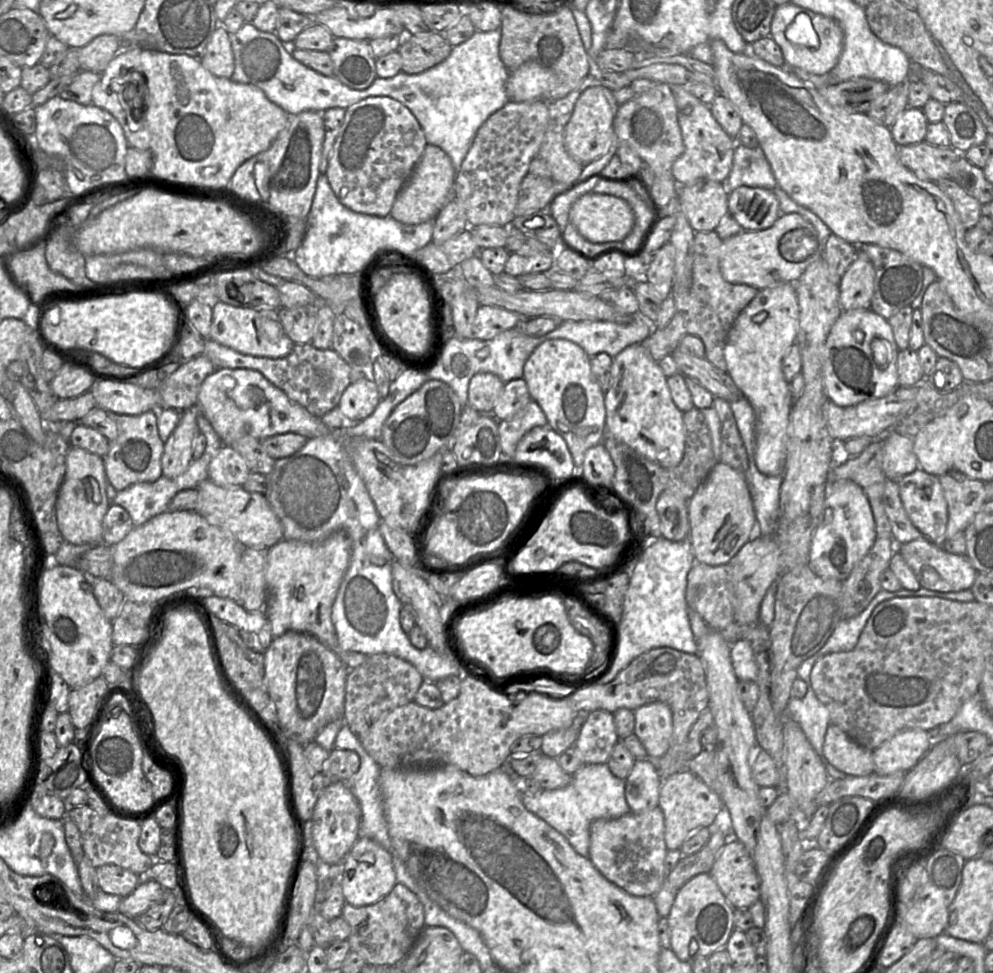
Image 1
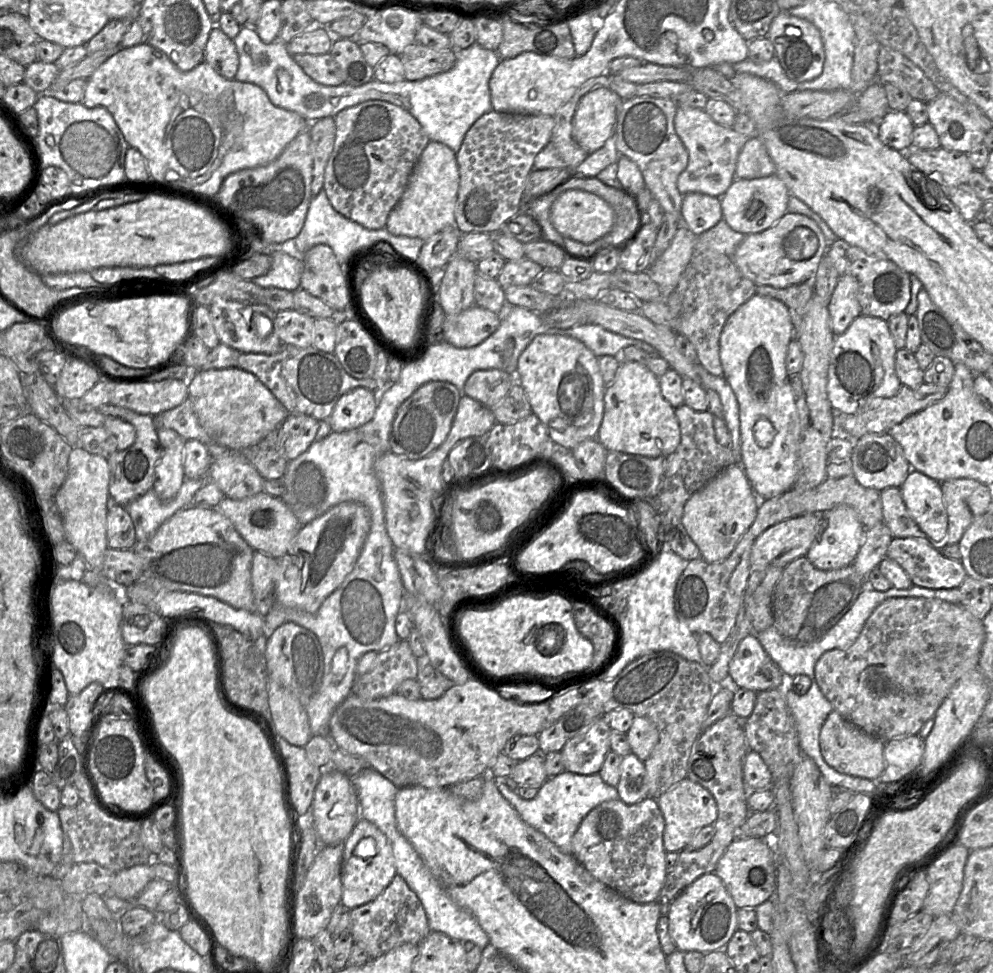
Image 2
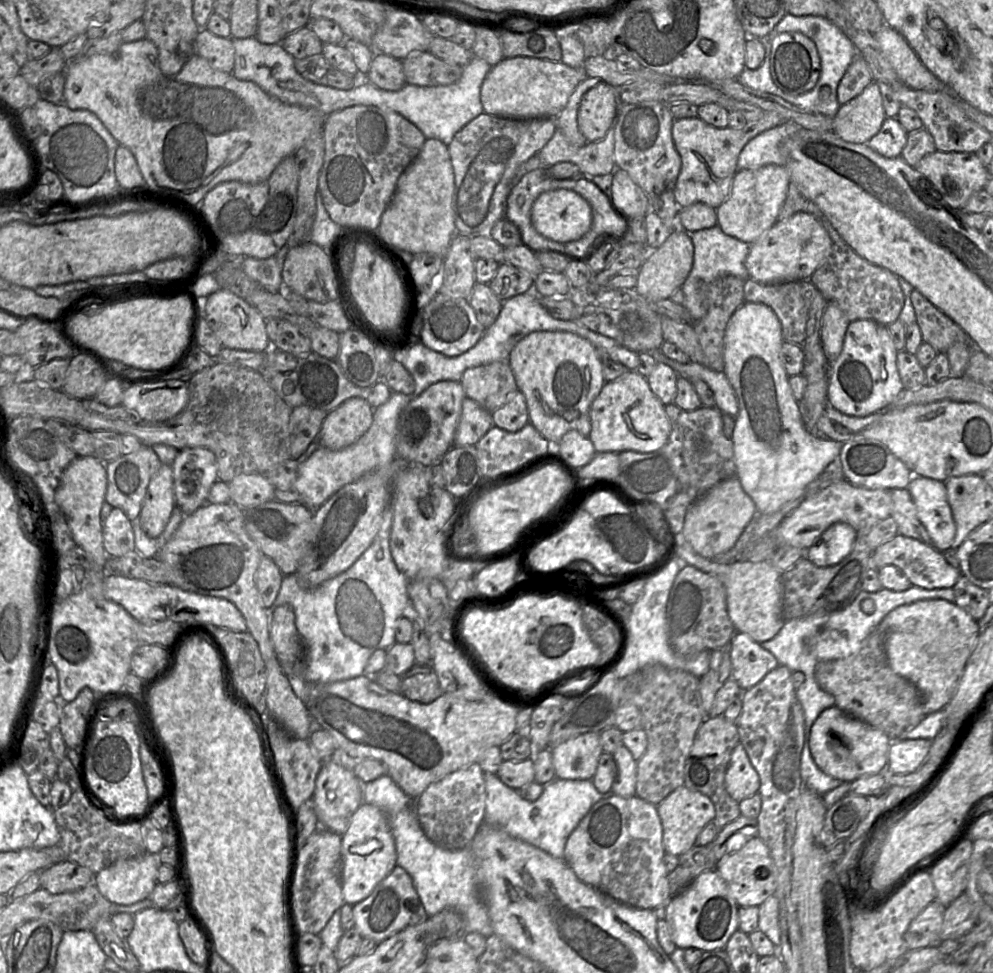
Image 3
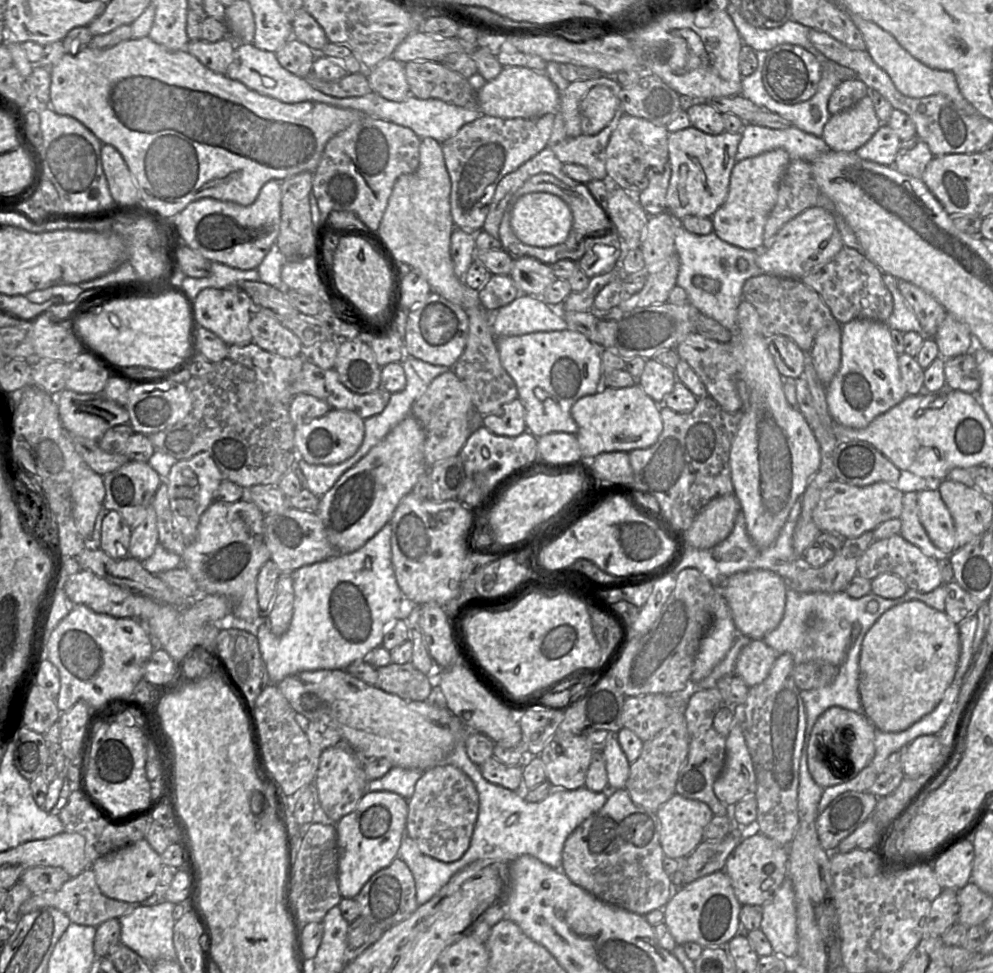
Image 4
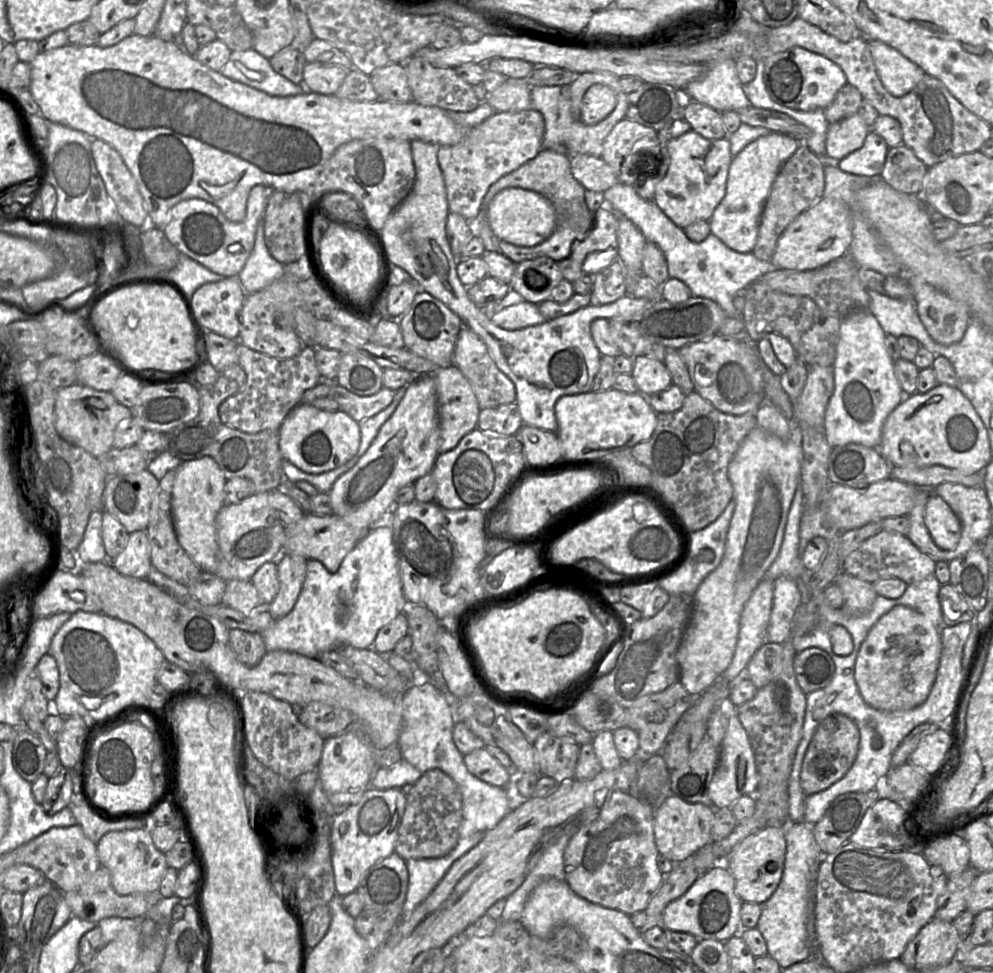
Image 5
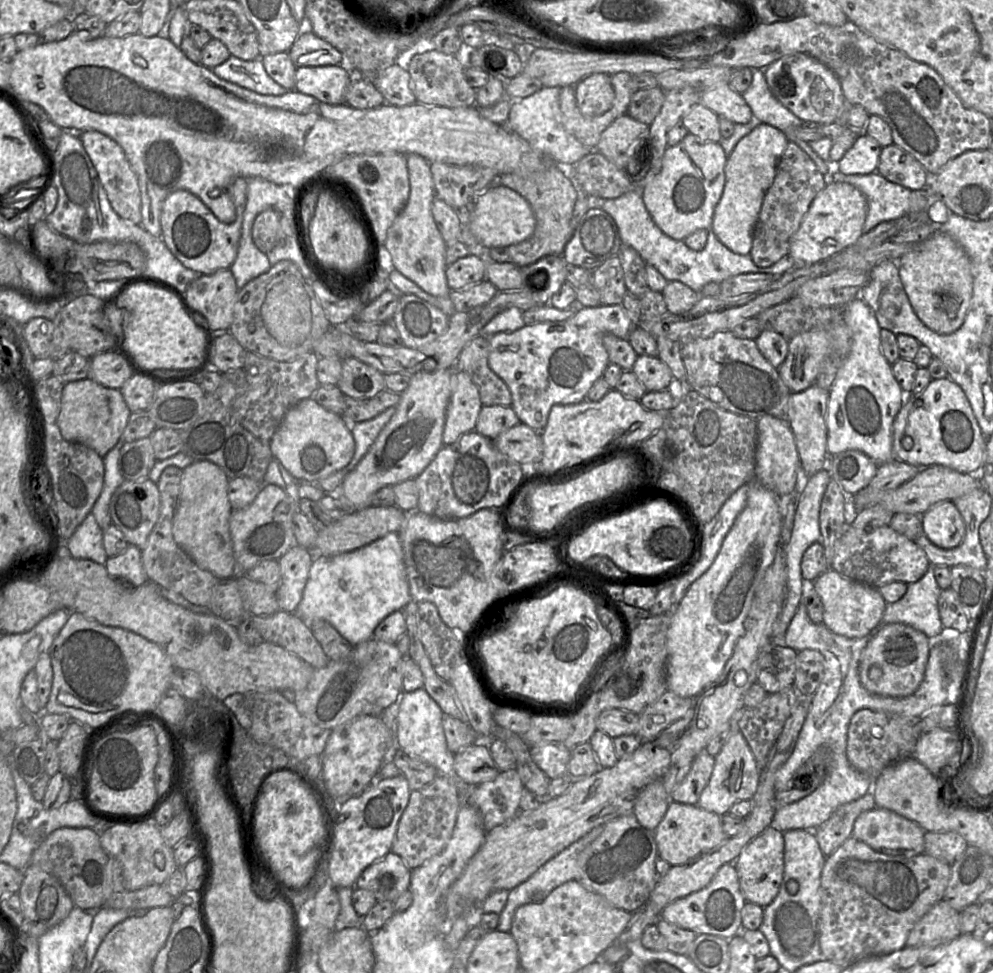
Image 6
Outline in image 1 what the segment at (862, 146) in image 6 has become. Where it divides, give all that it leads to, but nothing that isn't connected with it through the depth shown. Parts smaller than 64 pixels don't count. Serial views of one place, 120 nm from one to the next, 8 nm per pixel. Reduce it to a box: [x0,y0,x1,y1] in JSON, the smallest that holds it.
[890,108,928,146]

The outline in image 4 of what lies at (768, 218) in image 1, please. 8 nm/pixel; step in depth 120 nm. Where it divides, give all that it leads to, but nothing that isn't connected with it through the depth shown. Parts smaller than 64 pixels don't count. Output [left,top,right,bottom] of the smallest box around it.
[711,148,790,250]

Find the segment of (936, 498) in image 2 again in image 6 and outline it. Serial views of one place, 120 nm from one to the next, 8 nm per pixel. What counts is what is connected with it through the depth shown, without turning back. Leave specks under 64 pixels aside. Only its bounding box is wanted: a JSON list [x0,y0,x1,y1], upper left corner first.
[921,501,965,548]

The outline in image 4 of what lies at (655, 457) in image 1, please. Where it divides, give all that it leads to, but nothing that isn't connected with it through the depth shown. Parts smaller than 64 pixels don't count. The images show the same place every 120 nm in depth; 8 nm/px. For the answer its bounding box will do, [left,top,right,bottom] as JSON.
[571,382,663,461]

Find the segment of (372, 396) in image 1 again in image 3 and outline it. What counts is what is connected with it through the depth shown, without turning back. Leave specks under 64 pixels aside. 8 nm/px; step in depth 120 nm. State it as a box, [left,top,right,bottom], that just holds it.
[317,397,373,450]

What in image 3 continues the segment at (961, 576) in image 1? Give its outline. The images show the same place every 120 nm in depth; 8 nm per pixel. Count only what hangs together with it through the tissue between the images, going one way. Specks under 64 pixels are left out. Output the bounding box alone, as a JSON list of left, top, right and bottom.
[869,534,961,589]

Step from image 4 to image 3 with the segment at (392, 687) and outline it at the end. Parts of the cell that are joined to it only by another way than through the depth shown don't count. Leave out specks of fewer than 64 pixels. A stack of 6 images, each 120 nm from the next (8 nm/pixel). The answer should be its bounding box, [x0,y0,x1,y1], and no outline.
[400,663,443,704]

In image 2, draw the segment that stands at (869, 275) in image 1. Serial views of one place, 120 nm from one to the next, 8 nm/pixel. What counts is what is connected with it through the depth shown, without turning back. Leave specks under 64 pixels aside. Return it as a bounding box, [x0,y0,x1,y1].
[828,275,861,336]

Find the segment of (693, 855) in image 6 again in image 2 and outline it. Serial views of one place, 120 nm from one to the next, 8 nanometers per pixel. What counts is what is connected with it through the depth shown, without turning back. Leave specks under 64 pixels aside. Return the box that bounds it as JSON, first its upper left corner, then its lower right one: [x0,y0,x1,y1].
[657,777,717,852]

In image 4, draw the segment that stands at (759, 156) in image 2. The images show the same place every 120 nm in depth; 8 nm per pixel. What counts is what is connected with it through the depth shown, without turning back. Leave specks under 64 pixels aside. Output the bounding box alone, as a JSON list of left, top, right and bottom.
[735,124,830,162]

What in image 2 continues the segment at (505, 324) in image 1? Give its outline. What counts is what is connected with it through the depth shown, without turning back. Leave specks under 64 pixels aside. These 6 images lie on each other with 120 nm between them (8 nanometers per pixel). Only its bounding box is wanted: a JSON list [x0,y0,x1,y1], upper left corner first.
[442,304,501,348]

